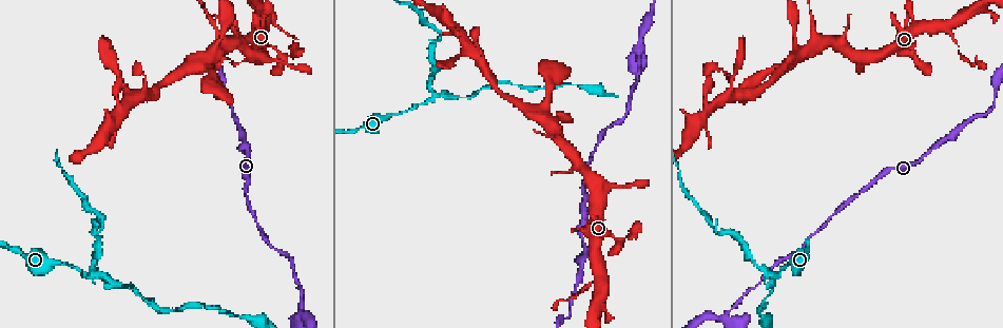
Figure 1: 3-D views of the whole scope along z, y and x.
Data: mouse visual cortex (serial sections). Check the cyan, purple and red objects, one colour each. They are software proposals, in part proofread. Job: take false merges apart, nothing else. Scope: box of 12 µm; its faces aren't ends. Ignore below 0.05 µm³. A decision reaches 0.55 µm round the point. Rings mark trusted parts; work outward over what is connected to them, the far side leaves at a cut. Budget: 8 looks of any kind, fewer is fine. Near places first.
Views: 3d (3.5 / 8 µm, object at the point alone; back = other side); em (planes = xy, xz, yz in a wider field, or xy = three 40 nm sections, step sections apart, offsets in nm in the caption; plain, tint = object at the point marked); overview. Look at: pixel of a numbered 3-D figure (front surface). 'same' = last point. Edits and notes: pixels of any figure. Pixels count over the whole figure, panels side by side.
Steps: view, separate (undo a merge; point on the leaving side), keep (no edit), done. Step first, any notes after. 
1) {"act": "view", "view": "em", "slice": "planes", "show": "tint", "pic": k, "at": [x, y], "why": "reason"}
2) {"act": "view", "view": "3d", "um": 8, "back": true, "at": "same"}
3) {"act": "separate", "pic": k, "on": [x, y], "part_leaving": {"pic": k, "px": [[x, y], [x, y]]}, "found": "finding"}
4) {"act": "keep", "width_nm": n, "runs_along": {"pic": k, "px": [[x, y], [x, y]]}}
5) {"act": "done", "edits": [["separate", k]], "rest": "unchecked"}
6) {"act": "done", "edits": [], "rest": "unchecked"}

{"act": "view", "view": "3d", "um": 8, "pic": 1, "at": [726, 312]}

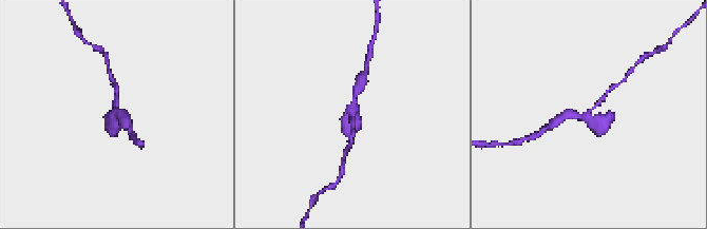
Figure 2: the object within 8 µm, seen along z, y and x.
{"act": "view", "view": "3d", "um": 3.5, "pic": 2, "at": [114, 110]}

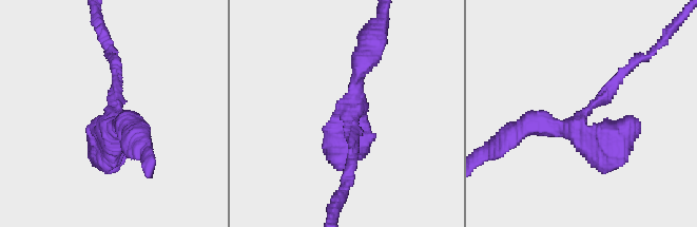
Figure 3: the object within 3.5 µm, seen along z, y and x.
{"act": "keep", "arms": 3, "arm_widths_nm": [150, 250, 500], "runs_along": {"pic": 3, "px": [[114, 64], [114, 138], [104, 132]]}, "found": "one cell here"}

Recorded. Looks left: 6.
{"act": "view", "view": "3d", "um": 3.5, "pic": 1, "at": [772, 274]}

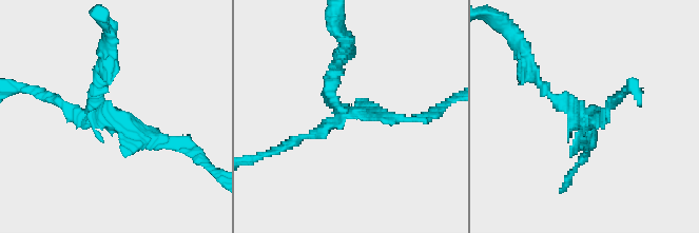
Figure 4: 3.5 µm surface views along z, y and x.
{"act": "view", "view": "em", "slice": "xy", "step": 1, "show": "tint", "pic": 4, "at": [341, 113], "arms": 3, "arm_widths_nm": [150, 150, 150], "why": "need the tissue"}

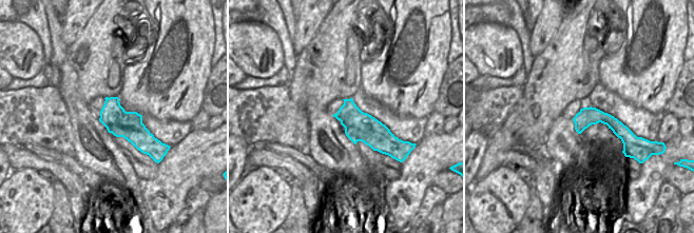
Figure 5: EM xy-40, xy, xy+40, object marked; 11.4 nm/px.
{"act": "separate", "pic": 4, "on": [546, 88], "width_nm": 340, "part_leaving": {"pic": 4, "px": [[574, 105], [538, 82], [513, 31]]}, "found": "two cells meet here"}

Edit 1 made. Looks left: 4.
{"act": "view", "view": "overview"}

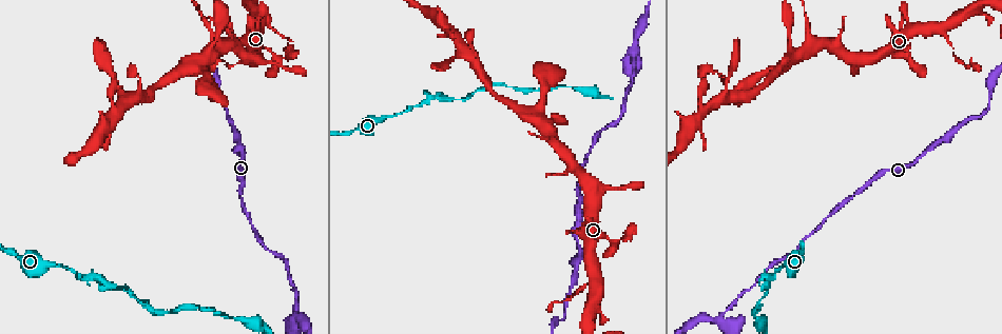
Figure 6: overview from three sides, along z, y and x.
{"act": "view", "view": "3d", "um": 3.5, "pic": 6, "at": [272, 56], "why": "sharp bend"}

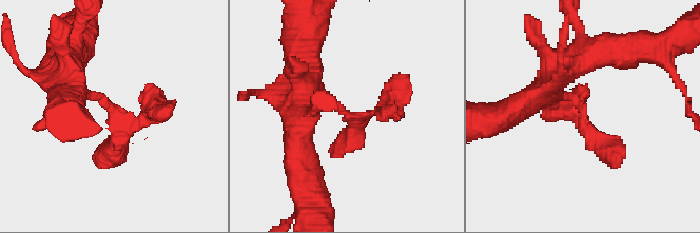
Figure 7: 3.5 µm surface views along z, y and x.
{"act": "view", "view": "em", "slice": "xy", "step": 2, "show": "tint", "pic": 7, "at": [111, 119], "why": "now the EM"}

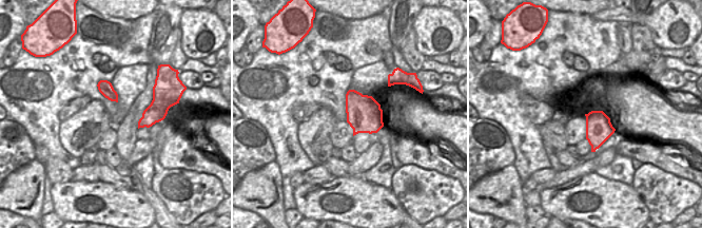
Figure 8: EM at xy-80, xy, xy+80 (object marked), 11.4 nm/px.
{"act": "keep", "runs_along": {"pic": 7, "px": [[551, 79], [619, 163]]}, "found": "all the same cell"}

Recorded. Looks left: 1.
{"act": "done", "edits": [["separate", 4]], "rest": "unchecked"}

